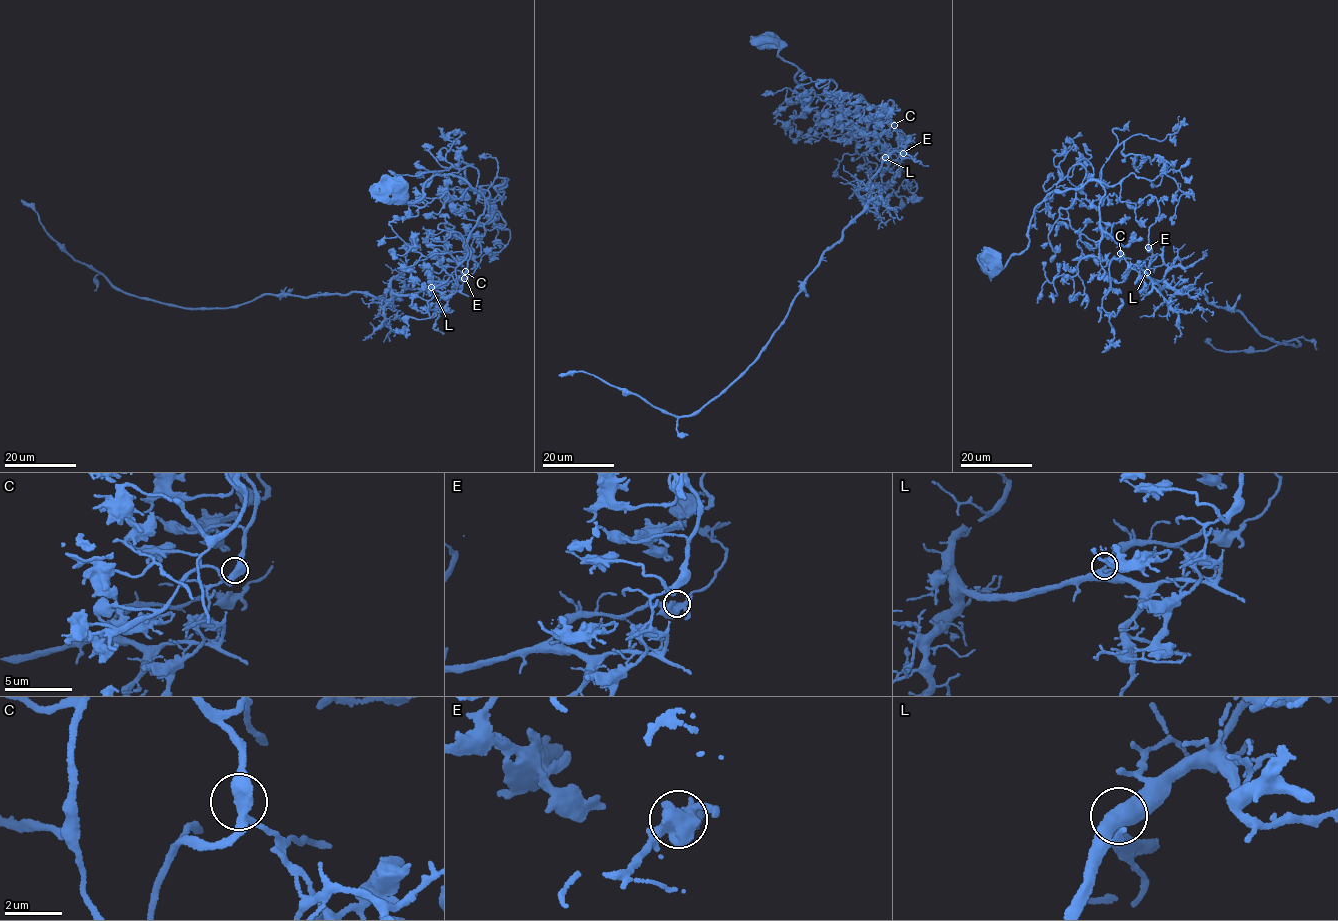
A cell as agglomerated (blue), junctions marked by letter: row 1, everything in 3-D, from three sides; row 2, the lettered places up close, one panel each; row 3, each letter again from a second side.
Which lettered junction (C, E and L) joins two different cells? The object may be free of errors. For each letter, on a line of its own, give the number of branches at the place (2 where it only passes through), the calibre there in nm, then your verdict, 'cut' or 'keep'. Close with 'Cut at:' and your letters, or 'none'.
C: 3 | 360 nm | keep
E: 3 | 480 nm | cut
L: 3 | 380 nm | keep
Cut at: E

